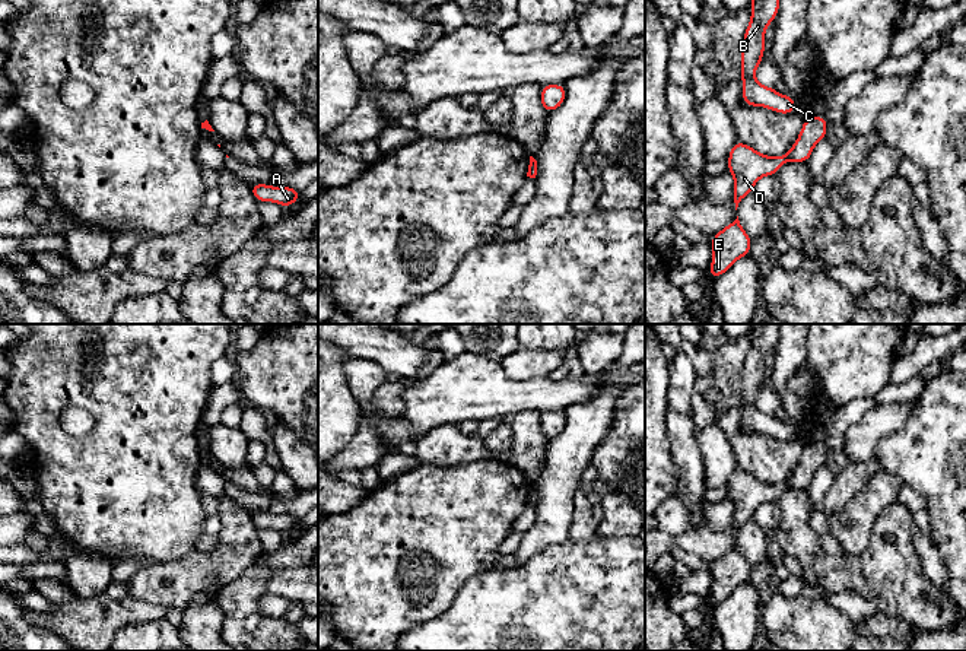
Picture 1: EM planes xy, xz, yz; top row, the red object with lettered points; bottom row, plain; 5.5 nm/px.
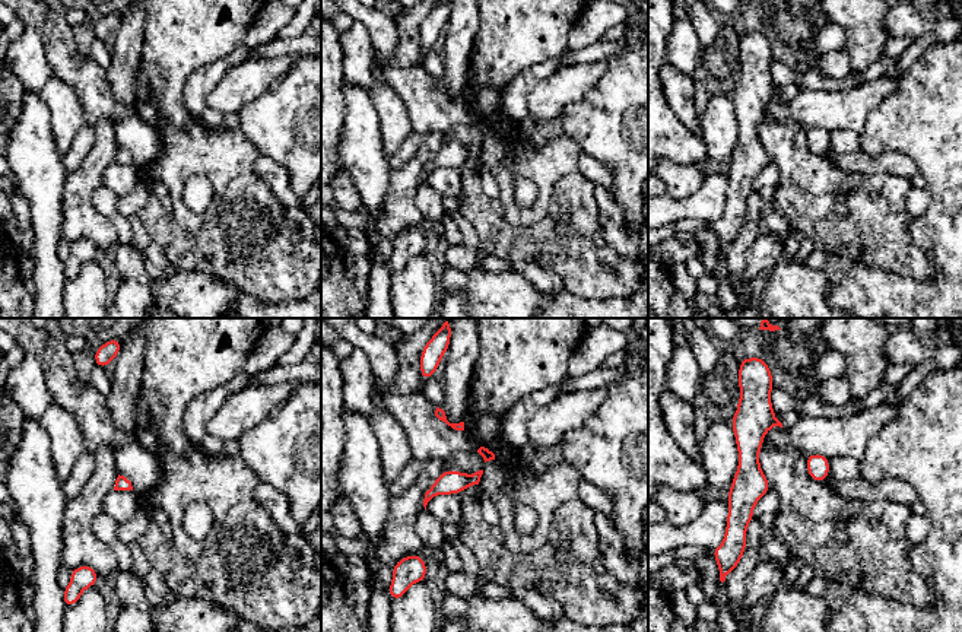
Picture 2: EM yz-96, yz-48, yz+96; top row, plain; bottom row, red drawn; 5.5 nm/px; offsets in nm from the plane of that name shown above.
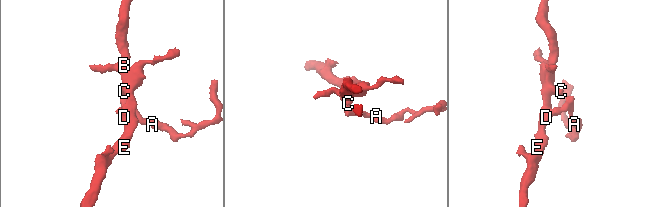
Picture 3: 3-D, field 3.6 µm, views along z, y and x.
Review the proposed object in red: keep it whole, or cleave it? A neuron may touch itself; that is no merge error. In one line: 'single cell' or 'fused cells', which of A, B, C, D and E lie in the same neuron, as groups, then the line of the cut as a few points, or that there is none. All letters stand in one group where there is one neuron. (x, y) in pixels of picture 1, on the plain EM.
single cell | A B C D E | no cut

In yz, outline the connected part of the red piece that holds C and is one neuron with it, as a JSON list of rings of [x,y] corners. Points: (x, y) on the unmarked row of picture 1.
[[[753,324],[750,337],[751,346],[741,374],[743,429],[751,434],[765,434],[779,441],[792,441],[795,426],[778,420],[775,415],[760,412],[754,403],[763,387],[765,358],[779,337],[779,324]]]

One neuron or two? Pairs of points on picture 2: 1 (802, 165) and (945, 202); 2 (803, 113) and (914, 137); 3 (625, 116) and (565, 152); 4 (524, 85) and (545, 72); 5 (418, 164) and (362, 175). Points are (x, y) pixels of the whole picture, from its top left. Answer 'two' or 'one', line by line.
1: two
2: two
3: two
4: one
5: two

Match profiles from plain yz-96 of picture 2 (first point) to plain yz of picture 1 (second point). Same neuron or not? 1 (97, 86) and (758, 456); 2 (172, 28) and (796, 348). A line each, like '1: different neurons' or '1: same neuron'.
1: same neuron
2: different neurons

